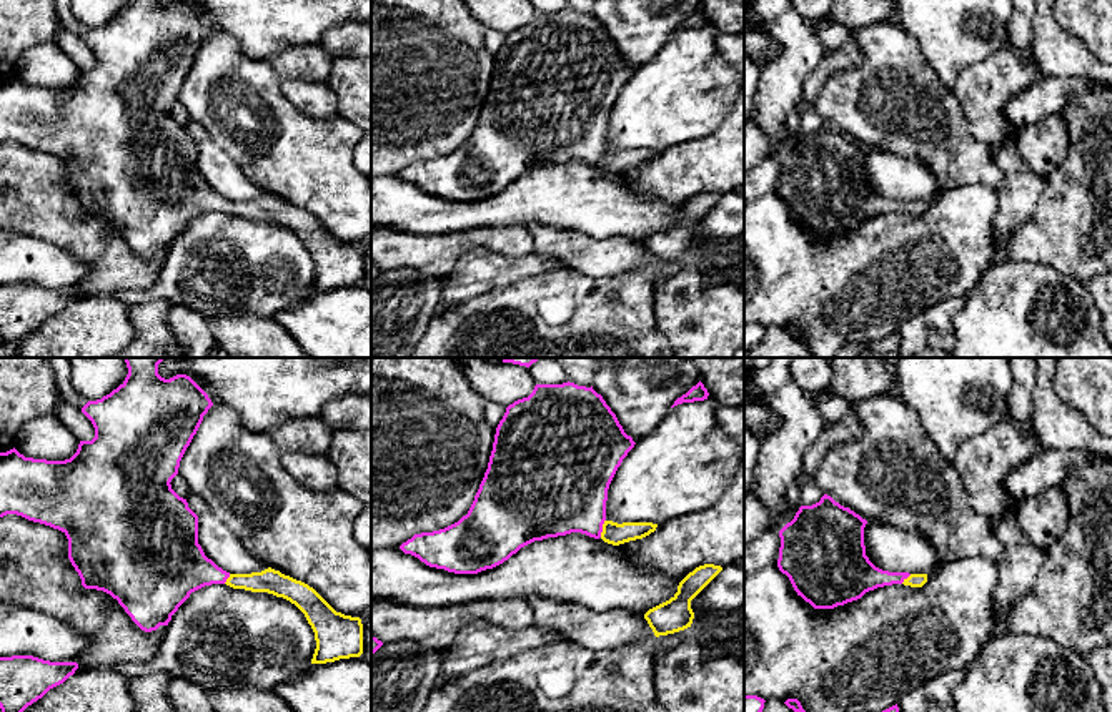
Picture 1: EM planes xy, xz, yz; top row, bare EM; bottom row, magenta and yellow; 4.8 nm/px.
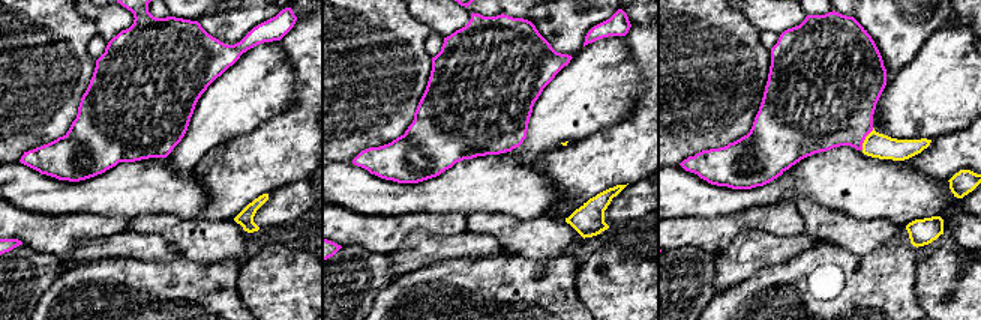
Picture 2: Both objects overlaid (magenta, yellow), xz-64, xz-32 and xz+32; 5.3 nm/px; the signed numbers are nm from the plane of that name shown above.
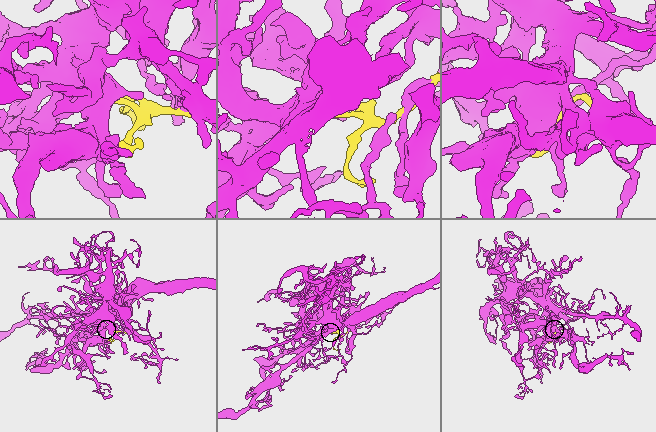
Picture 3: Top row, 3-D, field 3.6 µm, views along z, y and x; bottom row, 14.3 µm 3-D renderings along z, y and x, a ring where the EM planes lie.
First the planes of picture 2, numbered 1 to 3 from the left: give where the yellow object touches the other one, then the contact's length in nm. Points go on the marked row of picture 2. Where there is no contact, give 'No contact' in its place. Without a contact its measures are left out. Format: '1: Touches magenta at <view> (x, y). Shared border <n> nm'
1: No contact
2: No contact
3: Touches magenta at xz+32 (864, 138). Shared border 140 nm

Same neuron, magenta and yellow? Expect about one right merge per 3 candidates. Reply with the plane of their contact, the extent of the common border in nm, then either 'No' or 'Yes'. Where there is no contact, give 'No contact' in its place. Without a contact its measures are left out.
Touches magenta in xz. Shared border 90 nm. Yes

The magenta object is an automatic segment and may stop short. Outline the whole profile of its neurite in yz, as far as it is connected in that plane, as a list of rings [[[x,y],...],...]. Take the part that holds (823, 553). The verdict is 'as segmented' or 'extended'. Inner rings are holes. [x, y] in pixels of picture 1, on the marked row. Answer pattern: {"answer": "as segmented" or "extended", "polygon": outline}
{"answer": "extended", "polygon": [[[824,494],[816,504],[801,506],[794,519],[779,531],[777,567],[789,577],[797,596],[814,609],[834,609],[884,586],[922,587],[927,582],[927,574],[889,572],[876,567],[866,556],[866,524],[867,521],[859,514]]]}

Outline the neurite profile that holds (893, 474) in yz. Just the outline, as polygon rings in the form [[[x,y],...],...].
[[[881,394],[851,404],[851,411],[862,426],[861,436],[829,447],[812,482],[867,522],[917,531],[937,549],[939,566],[975,556],[999,562],[1002,546],[992,534],[994,522],[971,507],[952,462],[937,452],[912,408]]]

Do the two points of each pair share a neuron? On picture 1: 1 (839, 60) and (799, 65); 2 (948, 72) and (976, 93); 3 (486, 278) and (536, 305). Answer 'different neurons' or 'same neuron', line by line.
1: different neurons
2: different neurons
3: different neurons

